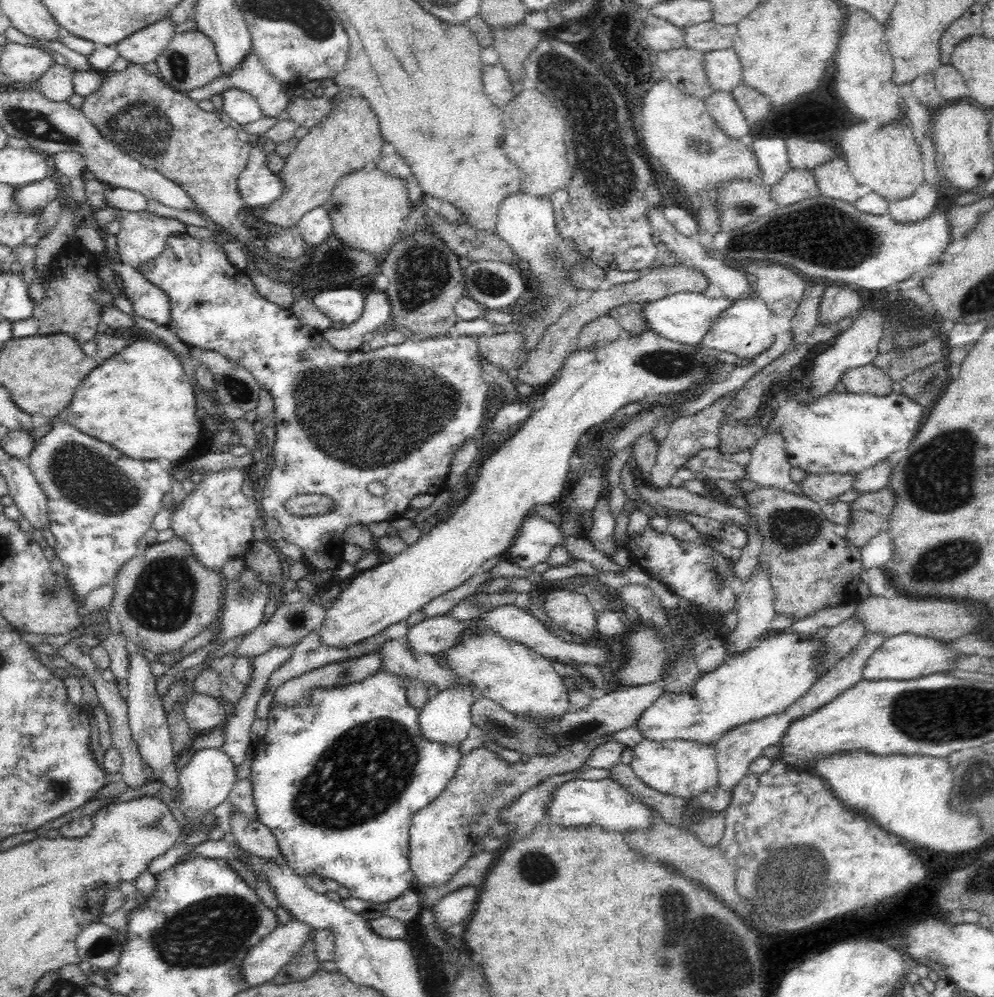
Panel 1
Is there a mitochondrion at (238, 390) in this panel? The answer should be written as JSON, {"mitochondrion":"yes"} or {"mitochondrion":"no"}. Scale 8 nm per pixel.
{"mitochondrion":"yes"}

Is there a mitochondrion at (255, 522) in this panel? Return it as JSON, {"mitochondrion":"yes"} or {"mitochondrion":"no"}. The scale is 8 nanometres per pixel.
{"mitochondrion":"no"}

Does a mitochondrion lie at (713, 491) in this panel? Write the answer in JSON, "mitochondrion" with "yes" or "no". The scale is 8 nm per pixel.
{"mitochondrion":"no"}

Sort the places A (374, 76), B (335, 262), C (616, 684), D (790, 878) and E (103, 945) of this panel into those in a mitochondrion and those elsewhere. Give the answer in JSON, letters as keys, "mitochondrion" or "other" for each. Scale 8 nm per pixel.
{"A":"other","B":"mitochondrion","C":"other","D":"mitochondrion","E":"mitochondrion"}

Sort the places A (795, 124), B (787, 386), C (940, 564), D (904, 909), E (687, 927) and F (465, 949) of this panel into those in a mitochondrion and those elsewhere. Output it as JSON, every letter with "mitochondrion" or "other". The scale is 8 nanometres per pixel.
{"A":"other","B":"other","C":"mitochondrion","D":"other","E":"mitochondrion","F":"other"}

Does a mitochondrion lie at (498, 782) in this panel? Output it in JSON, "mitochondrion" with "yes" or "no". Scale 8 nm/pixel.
{"mitochondrion":"yes"}

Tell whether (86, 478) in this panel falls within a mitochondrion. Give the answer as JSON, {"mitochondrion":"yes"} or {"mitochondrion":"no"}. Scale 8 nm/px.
{"mitochondrion":"yes"}

